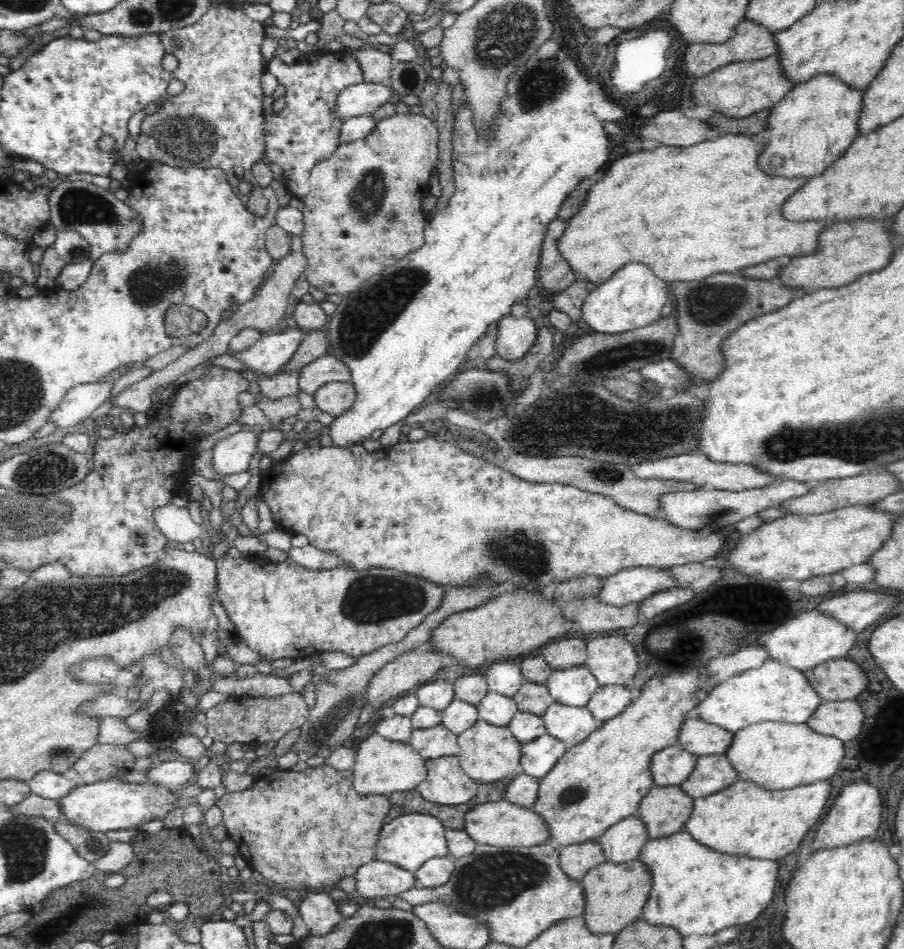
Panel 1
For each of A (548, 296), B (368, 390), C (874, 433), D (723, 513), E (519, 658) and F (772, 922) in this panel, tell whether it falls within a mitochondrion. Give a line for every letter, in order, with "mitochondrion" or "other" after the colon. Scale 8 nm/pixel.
A: other
B: other
C: mitochondrion
D: mitochondrion
E: other
F: other

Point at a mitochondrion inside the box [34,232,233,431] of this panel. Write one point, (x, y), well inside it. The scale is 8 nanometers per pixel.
(150, 284)

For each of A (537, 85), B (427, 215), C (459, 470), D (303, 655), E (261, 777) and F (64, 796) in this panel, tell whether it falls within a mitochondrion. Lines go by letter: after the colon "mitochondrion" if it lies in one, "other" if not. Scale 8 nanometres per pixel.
A: mitochondrion
B: other
C: other
D: other
E: other
F: other

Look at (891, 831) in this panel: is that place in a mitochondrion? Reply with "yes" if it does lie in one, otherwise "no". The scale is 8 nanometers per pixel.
no

